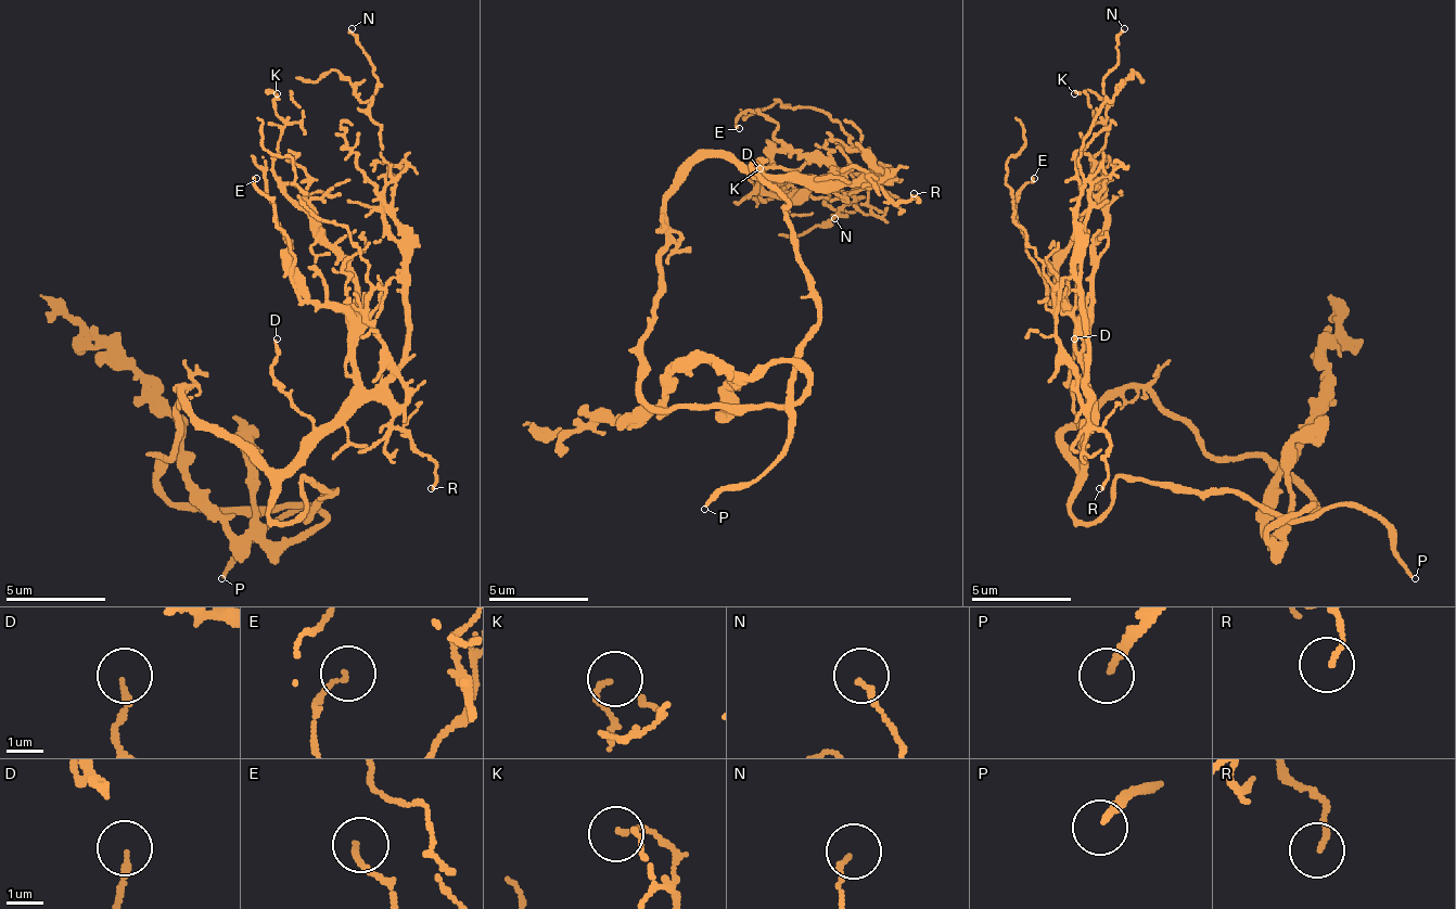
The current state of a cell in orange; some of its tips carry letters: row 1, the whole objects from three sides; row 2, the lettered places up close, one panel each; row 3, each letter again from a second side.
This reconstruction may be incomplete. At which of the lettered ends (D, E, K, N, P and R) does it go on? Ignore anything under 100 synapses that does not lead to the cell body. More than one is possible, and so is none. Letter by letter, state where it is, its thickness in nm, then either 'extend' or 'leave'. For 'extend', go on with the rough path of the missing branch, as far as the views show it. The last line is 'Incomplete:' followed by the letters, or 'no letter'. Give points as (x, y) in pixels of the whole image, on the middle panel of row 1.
D: (760, 168) | 160 nm | leave
E: (739, 128) | 110 nm | leave
K: (760, 168) | 130 nm | leave
N: (834, 218) | 130 nm | leave
P: (704, 509) | 170 nm | extend
R: (914, 193) | 130 nm | leave
Incomplete: P

